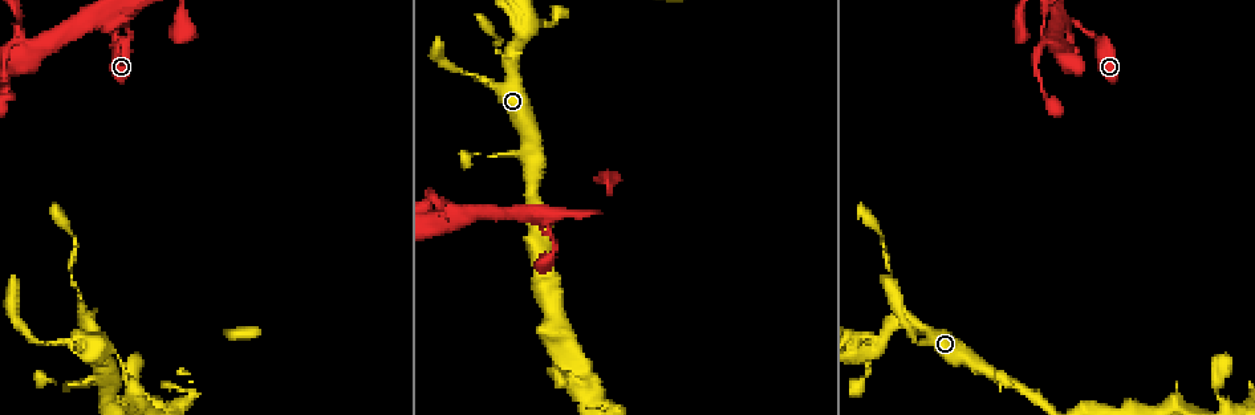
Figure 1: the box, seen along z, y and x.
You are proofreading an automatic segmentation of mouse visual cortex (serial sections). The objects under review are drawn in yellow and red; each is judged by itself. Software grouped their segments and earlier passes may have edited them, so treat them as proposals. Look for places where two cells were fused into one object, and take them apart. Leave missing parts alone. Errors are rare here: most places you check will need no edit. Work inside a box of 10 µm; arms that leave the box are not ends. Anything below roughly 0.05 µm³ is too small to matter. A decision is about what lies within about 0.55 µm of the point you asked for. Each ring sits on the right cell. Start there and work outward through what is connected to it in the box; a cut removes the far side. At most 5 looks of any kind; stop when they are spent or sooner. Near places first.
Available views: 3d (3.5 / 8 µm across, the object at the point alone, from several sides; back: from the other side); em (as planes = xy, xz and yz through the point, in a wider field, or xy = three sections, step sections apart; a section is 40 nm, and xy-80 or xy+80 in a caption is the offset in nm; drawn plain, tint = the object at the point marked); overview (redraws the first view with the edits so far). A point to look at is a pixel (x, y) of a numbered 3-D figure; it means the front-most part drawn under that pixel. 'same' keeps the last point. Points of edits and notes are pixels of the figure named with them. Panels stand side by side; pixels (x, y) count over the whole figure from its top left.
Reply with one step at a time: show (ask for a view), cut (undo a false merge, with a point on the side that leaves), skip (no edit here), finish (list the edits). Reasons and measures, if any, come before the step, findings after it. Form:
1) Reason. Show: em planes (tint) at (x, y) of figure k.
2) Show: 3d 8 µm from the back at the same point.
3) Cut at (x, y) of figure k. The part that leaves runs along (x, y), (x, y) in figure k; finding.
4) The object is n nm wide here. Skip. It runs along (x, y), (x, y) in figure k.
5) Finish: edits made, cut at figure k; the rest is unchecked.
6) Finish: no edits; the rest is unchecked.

Abrupt turn. Show: 3d 3.5 µm at (85, 318) of figure 1.

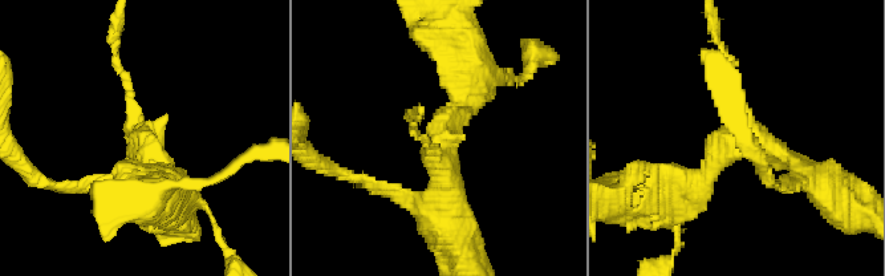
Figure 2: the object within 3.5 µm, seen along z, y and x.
3 arms meet here; the arms are 100, 300, 300 nm wide. Show: em xy step 3 (tint) at (437, 156) of figure 2.

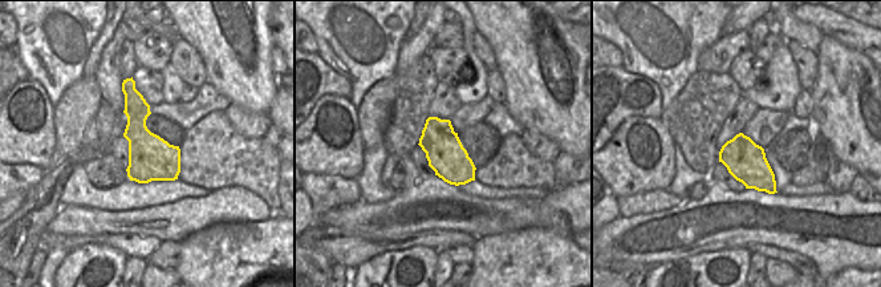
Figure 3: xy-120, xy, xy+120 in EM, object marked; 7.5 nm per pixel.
Skip. It runs along (443, 230), (439, 134), (473, 97) in figure 2; one cell here.

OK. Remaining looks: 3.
Looks like a crossing. Show: 3d 3.5 µm at (38, 46) of figure 1.

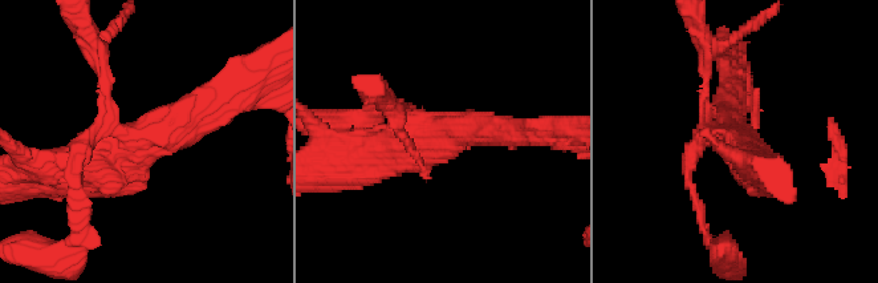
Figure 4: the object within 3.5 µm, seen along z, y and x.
4 arms meet here; the arms are 100, 200, 350, 500 nm wide; shape alone is not enough. Show: em planes (tint) at (736, 130) of figure 4.

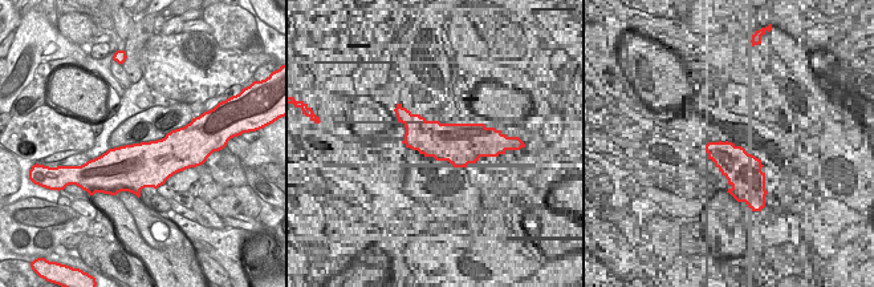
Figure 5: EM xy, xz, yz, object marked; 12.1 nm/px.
Skip. It runs along (219, 93), (129, 154), (77, 170) in figure 4; one cell here.

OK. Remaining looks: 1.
Finish: no edits; the rest is unchecked.

